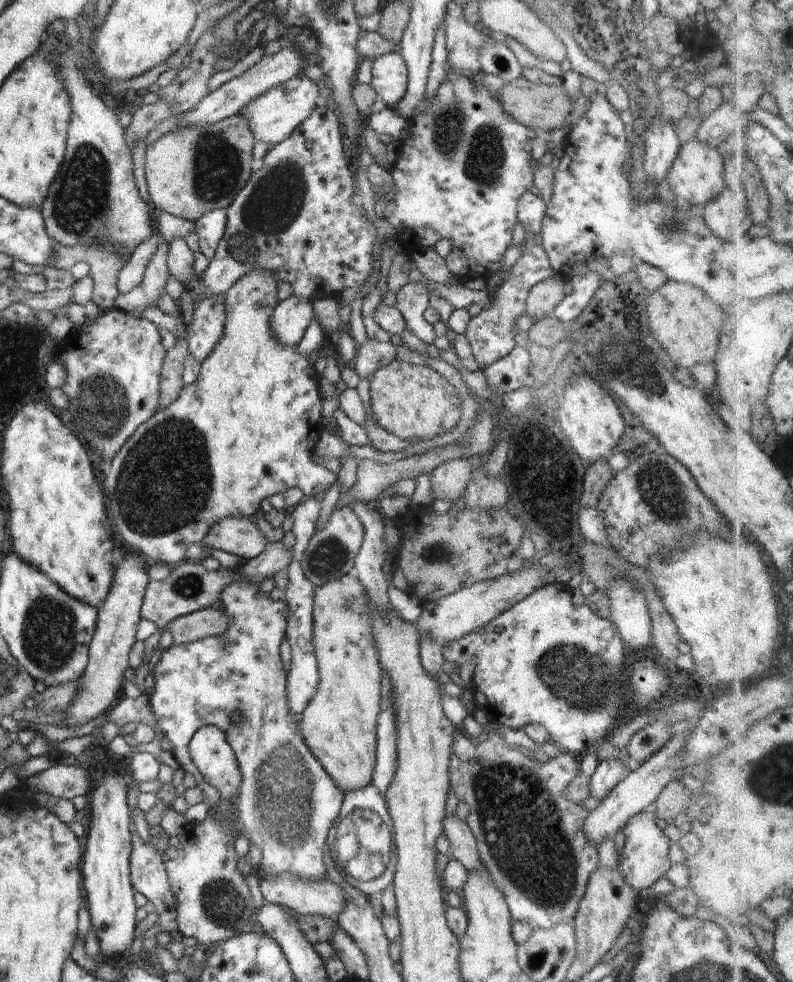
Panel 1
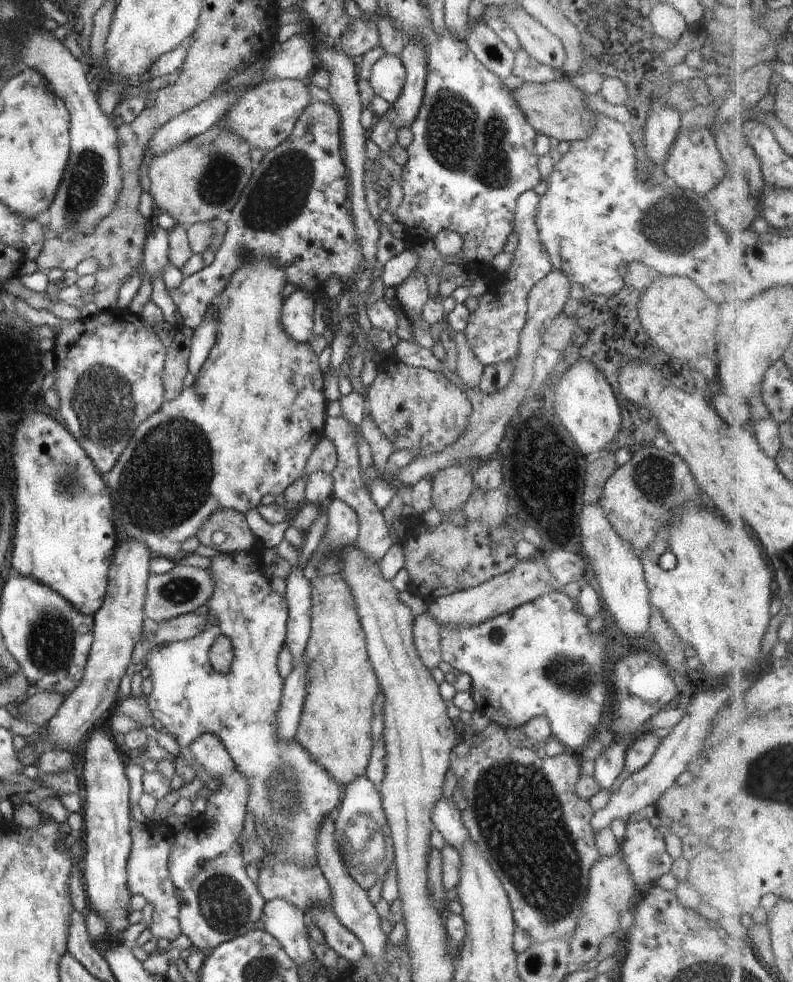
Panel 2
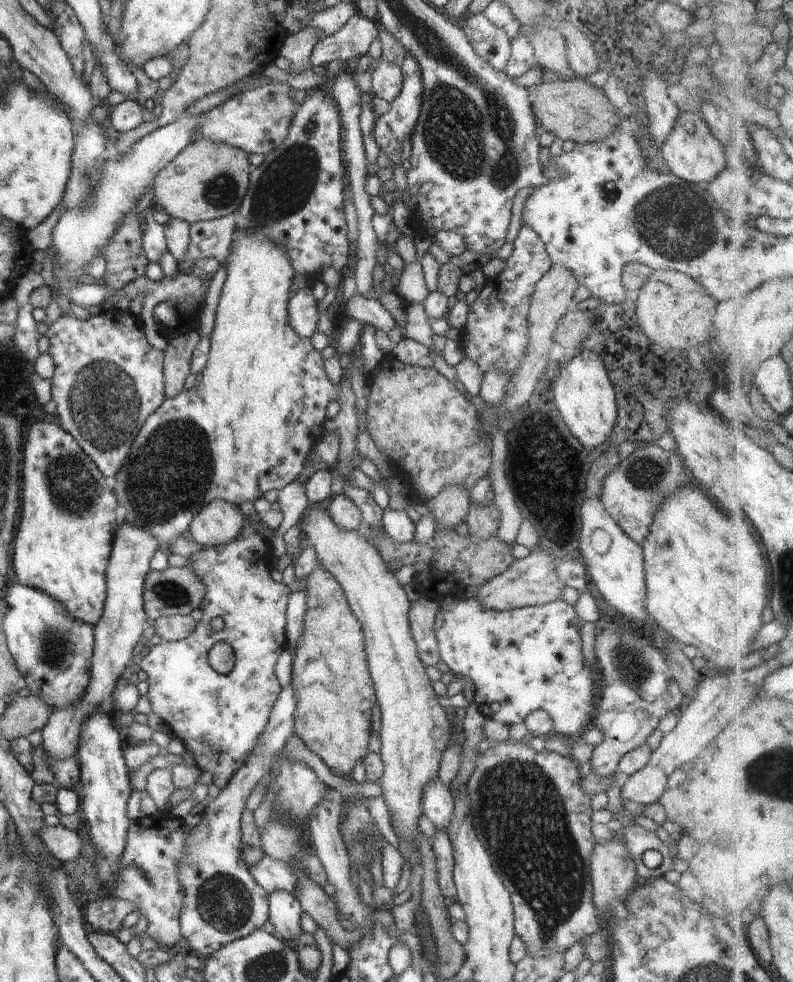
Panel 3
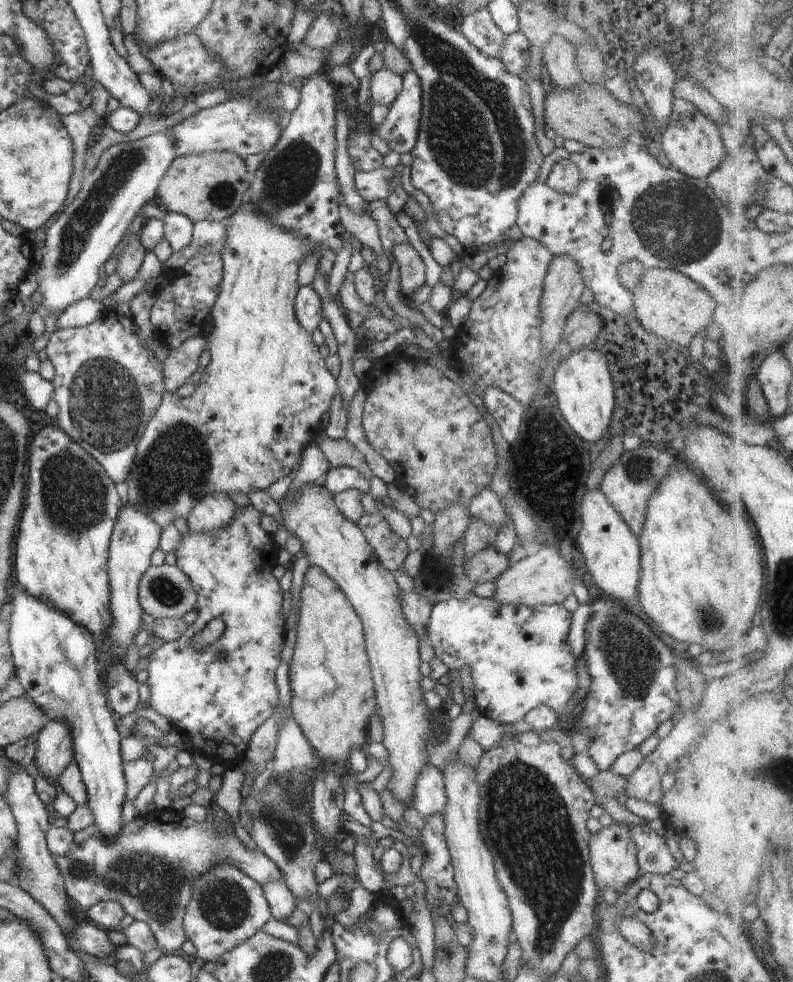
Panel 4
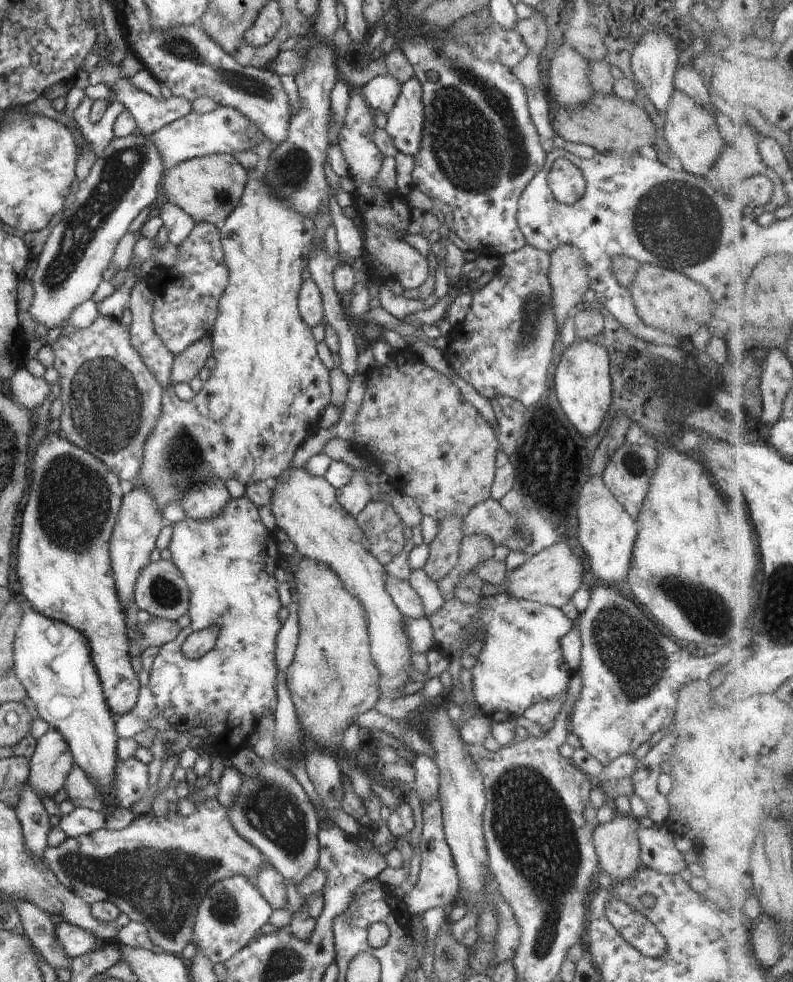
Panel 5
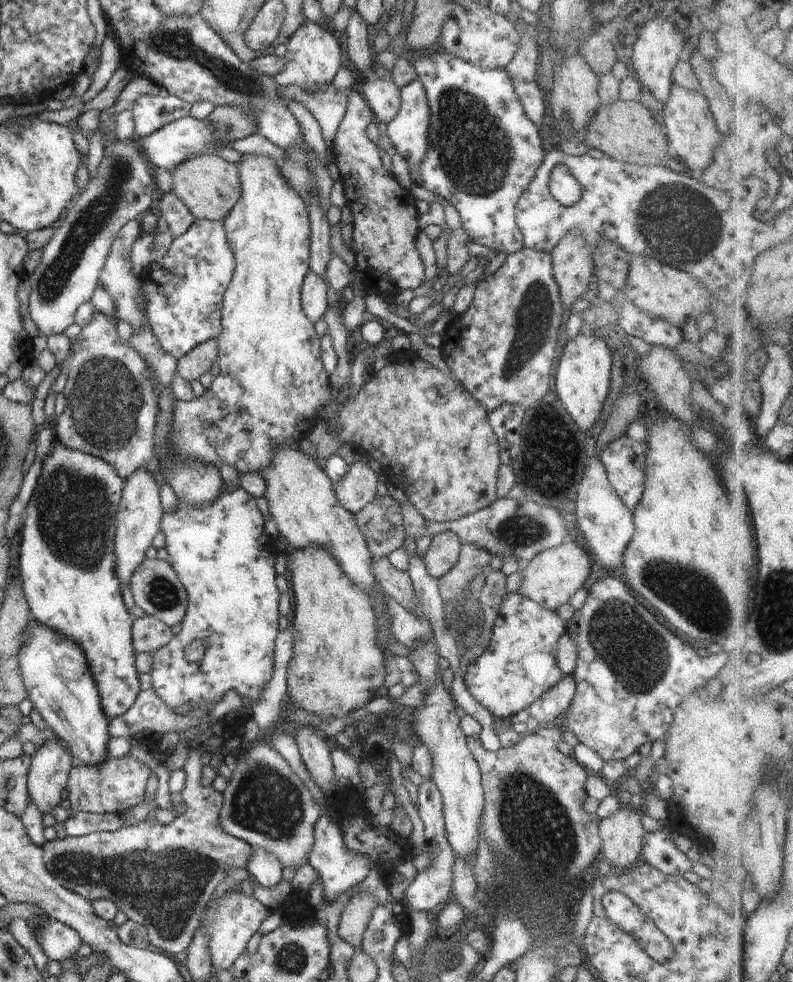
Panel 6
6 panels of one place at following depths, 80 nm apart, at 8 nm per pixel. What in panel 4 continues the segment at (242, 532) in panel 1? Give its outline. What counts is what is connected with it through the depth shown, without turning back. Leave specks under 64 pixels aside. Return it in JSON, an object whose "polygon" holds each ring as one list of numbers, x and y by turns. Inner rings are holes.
{"polygon":[[223,492,208,493,198,499,187,516,190,531,214,532,233,519,235,502]]}

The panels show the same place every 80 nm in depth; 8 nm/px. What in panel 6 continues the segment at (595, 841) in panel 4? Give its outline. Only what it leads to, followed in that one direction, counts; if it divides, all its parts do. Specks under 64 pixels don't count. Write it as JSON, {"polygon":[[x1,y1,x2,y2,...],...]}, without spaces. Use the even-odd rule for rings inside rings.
{"polygon":[[621,805,617,812,600,820,599,837,601,838,601,852,616,870,631,869,642,860,643,836,646,834,640,817,641,811,635,810,632,806]]}

